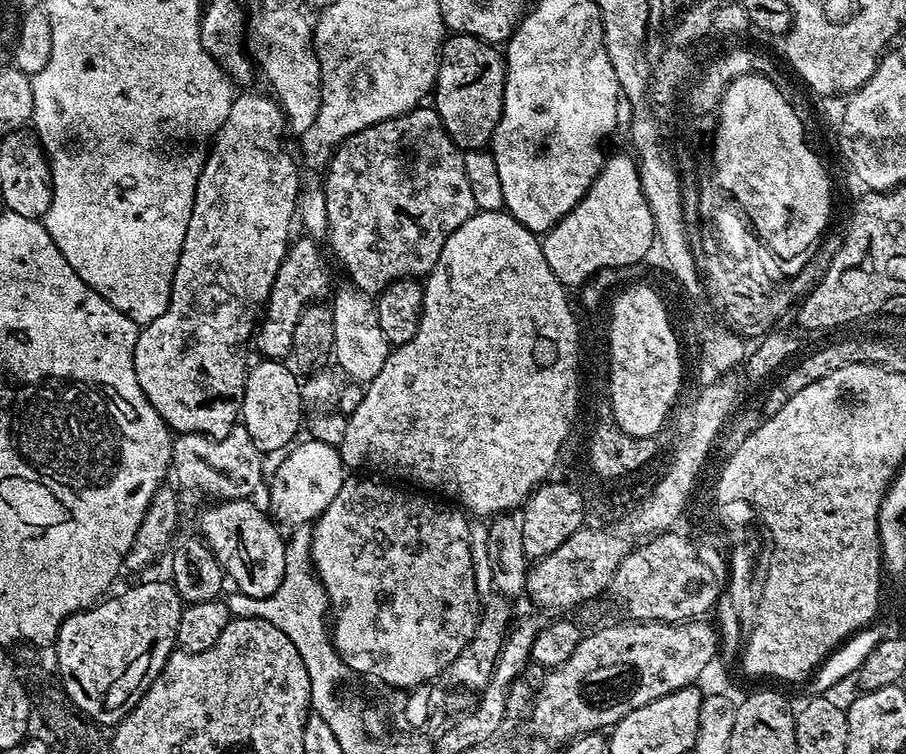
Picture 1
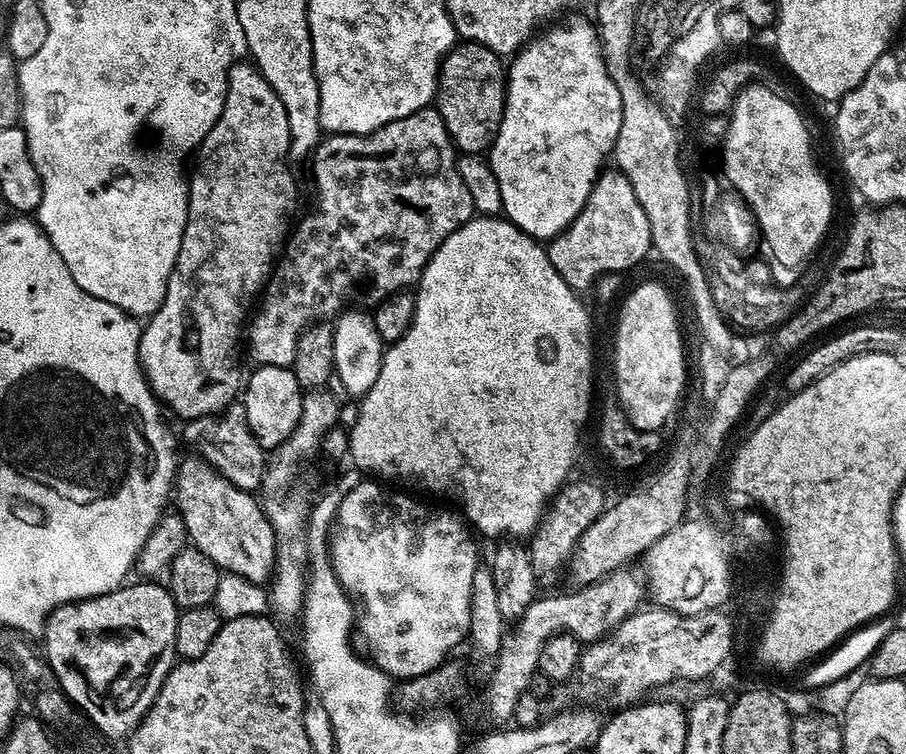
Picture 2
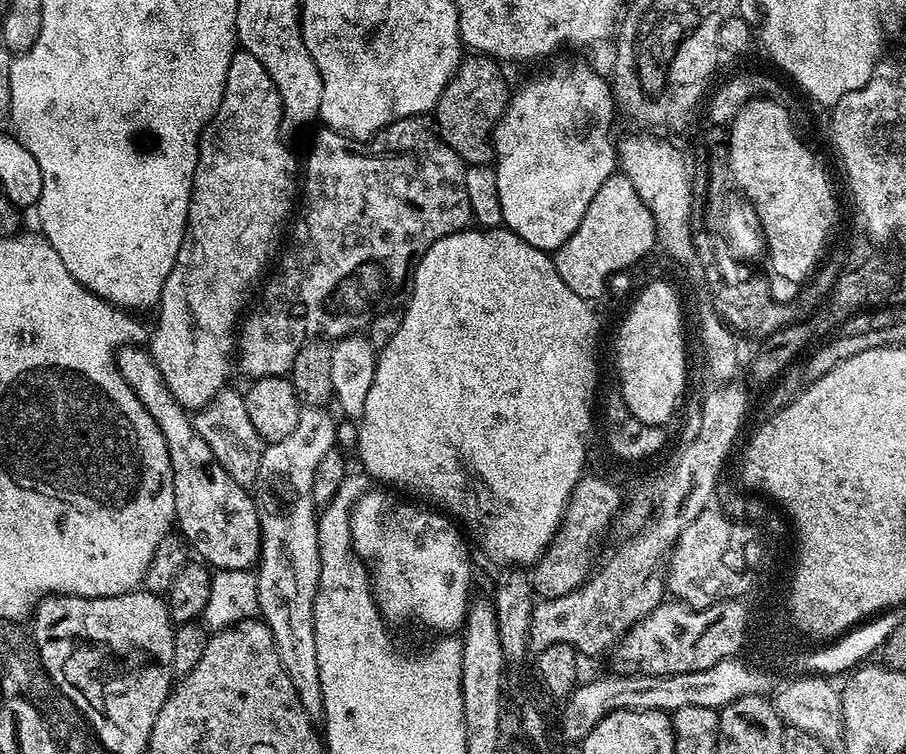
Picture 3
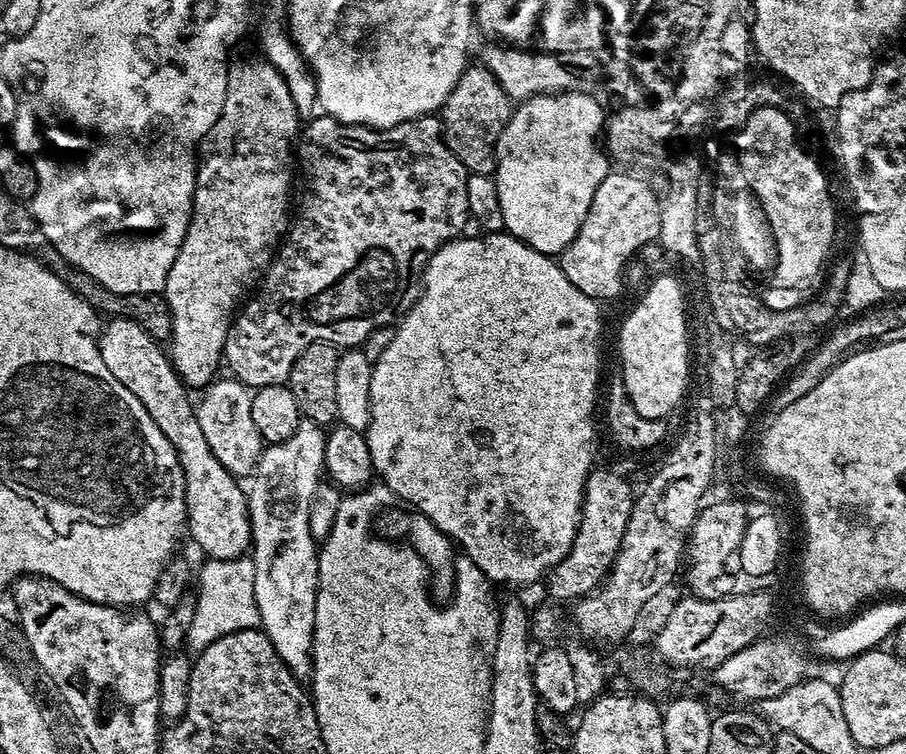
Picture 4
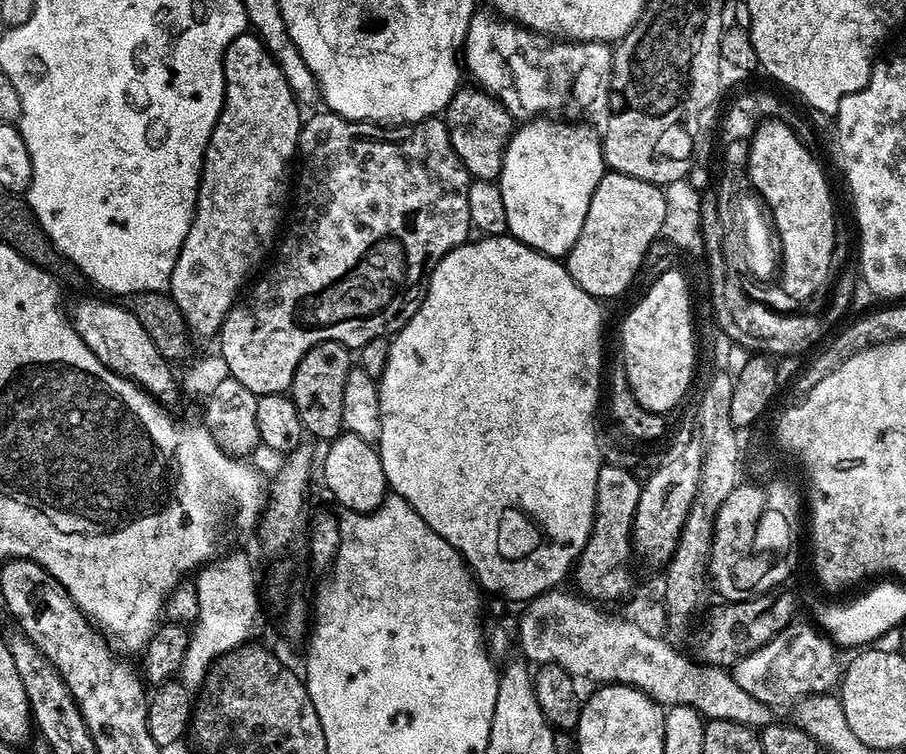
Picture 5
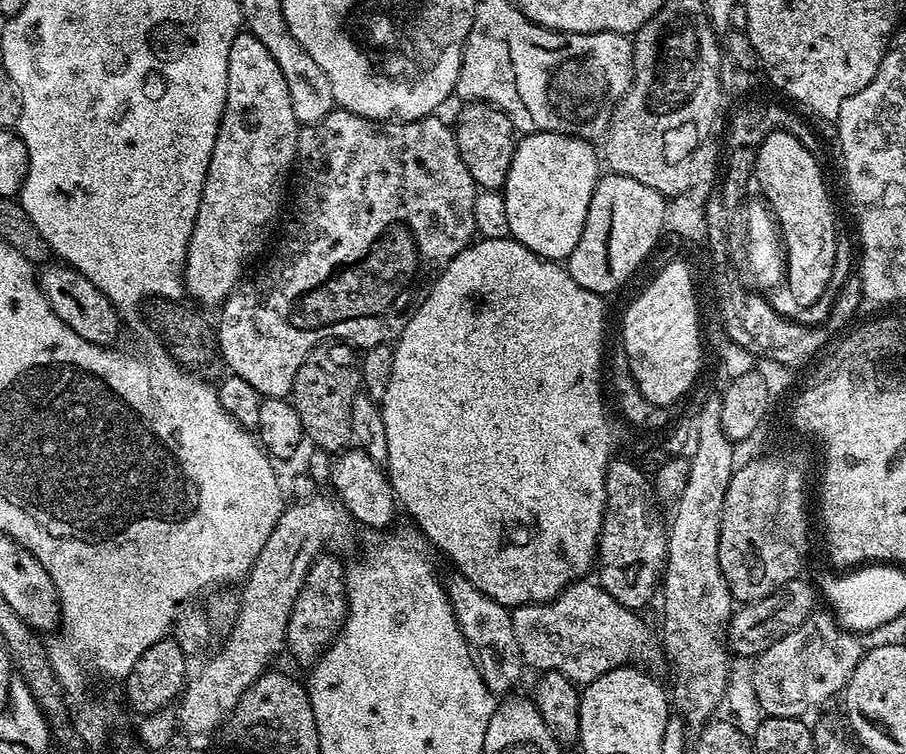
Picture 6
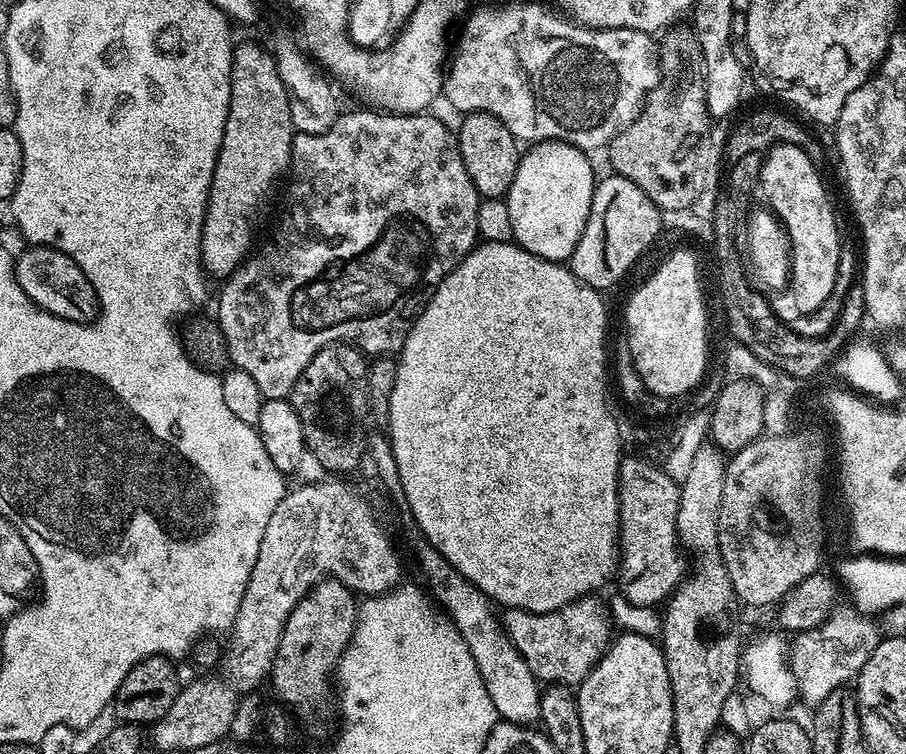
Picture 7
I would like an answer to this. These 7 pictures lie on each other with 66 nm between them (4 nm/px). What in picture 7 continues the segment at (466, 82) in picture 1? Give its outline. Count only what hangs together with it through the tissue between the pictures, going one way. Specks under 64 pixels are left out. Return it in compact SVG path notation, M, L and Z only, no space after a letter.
M470 112L456 132L456 141L462 154L462 162L466 166L466 174L470 174L470 182L474 182L476 193L483 199L507 197L510 186L514 182L514 174L518 174L518 166L522 155L521 145L516 136L494 114Z

